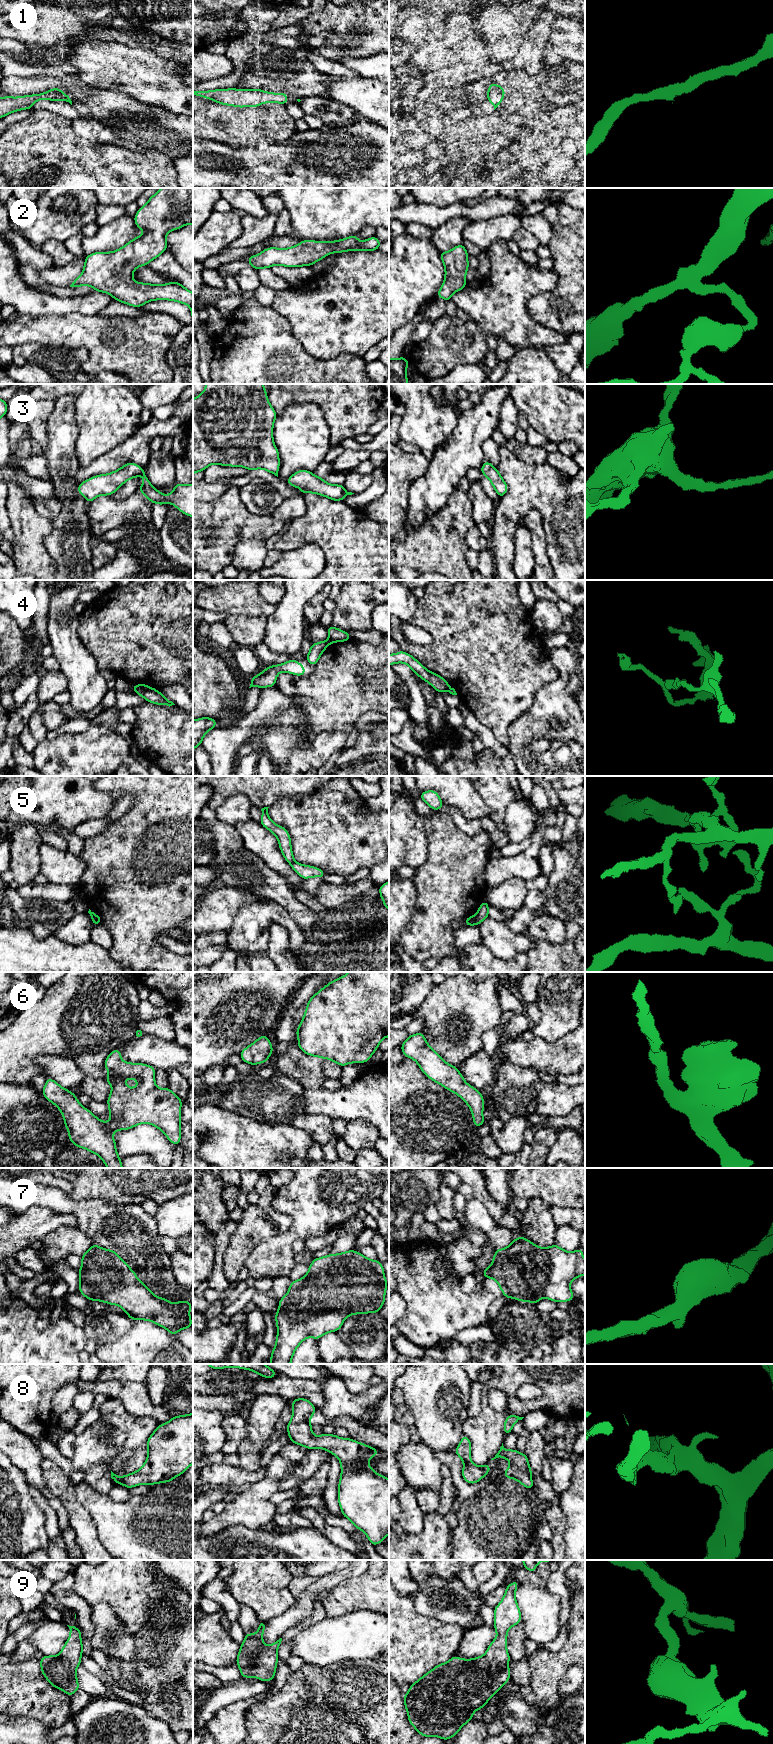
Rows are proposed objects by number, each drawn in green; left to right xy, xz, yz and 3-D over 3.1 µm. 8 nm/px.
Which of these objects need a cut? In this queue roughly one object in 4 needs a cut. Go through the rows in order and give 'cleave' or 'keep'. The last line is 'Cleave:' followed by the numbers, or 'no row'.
1: keep
2: keep
3: keep
4: cleave
5: cleave
6: keep
7: keep
8: keep
9: keep
Cleave: 4, 5

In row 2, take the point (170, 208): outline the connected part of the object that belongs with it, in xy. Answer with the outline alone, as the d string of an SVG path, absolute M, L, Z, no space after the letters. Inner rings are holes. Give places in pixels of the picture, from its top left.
M162 188L151 196L148 202L140 207L134 216L134 222L139 229L144 231L142 236L138 236L129 241L126 245L113 252L94 252L84 258L85 264L82 274L77 277L70 287L81 287L88 285L97 292L105 292L111 295L114 300L120 301L133 307L141 307L149 301L171 300L186 304L190 307L193 324L193 293L180 283L173 281L170 283L157 285L149 283L140 283L133 280L133 272L139 266L147 266L149 262L156 259L167 250L166 234L175 229L180 229L184 225L193 225L193 188Z

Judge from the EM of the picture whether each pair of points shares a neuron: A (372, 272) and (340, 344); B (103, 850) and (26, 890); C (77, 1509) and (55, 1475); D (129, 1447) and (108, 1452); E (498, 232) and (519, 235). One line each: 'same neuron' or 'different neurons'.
A: same neuron
B: different neurons
C: same neuron
D: different neurons
E: different neurons

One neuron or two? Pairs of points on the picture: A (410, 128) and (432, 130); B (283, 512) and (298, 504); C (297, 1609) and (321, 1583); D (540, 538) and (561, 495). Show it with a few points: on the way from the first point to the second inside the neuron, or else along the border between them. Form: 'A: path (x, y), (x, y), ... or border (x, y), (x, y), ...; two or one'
A: border (412, 114), (422, 130), (432, 139); two
B: path (287, 511), (294, 507); one
C: path (303, 1603), (316, 1589); one
D: border (535, 508), (541, 513), (547, 553); two

